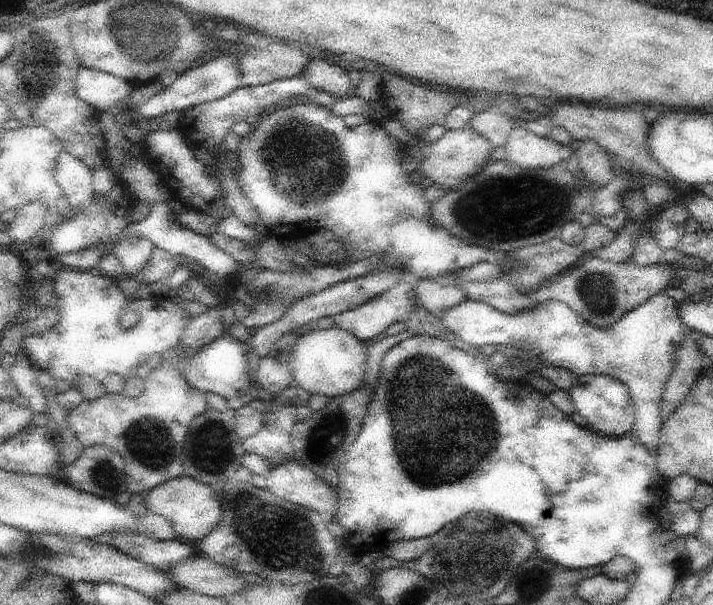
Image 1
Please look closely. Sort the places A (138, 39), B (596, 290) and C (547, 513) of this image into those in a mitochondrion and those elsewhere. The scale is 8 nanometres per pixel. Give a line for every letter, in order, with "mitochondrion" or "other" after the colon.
A: mitochondrion
B: mitochondrion
C: other

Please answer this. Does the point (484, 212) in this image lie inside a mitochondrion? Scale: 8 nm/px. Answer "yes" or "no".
yes

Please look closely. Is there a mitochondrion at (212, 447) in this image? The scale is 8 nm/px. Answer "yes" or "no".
yes

